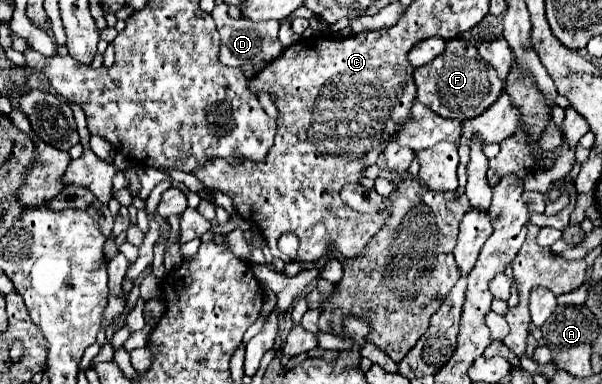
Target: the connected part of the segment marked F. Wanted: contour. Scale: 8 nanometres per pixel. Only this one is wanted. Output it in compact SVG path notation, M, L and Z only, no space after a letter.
M449 39L443 55L437 55L429 65L415 69L413 73L417 85L417 101L427 105L441 117L449 119L473 119L481 115L503 91L503 81L497 71L479 59L477 47L465 39Z

